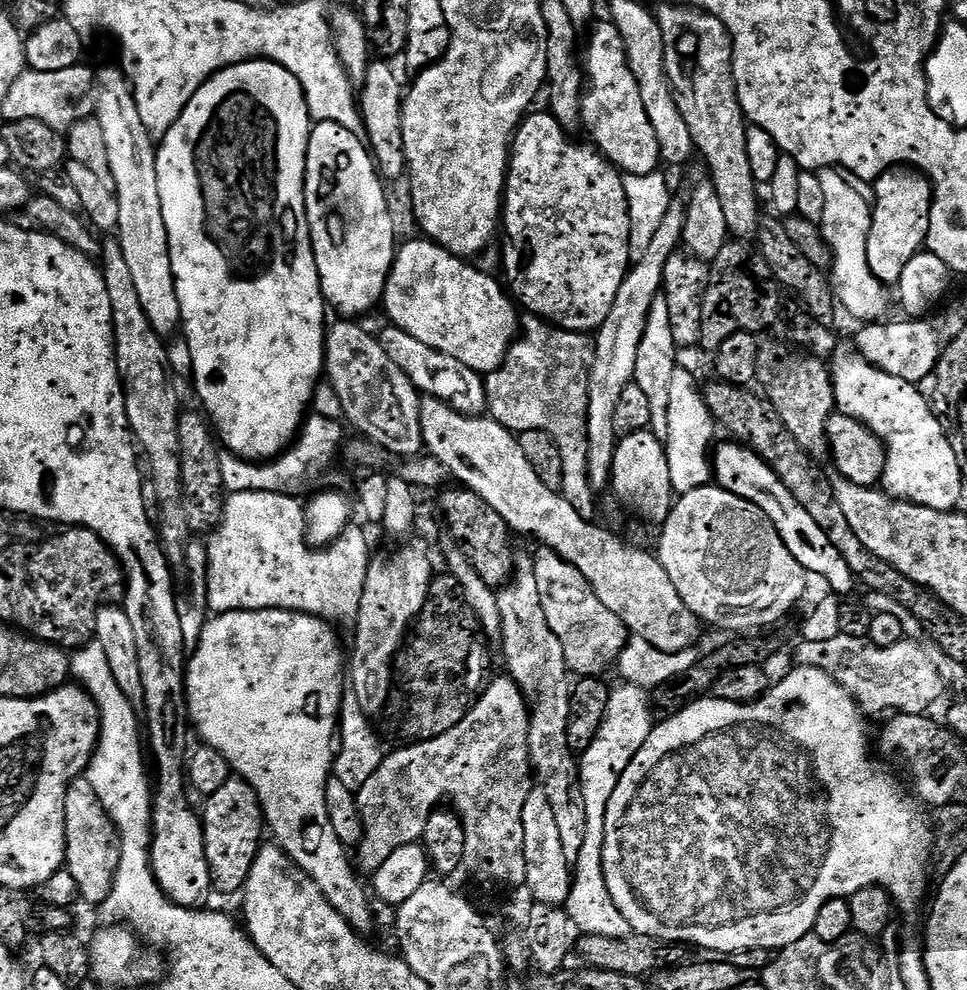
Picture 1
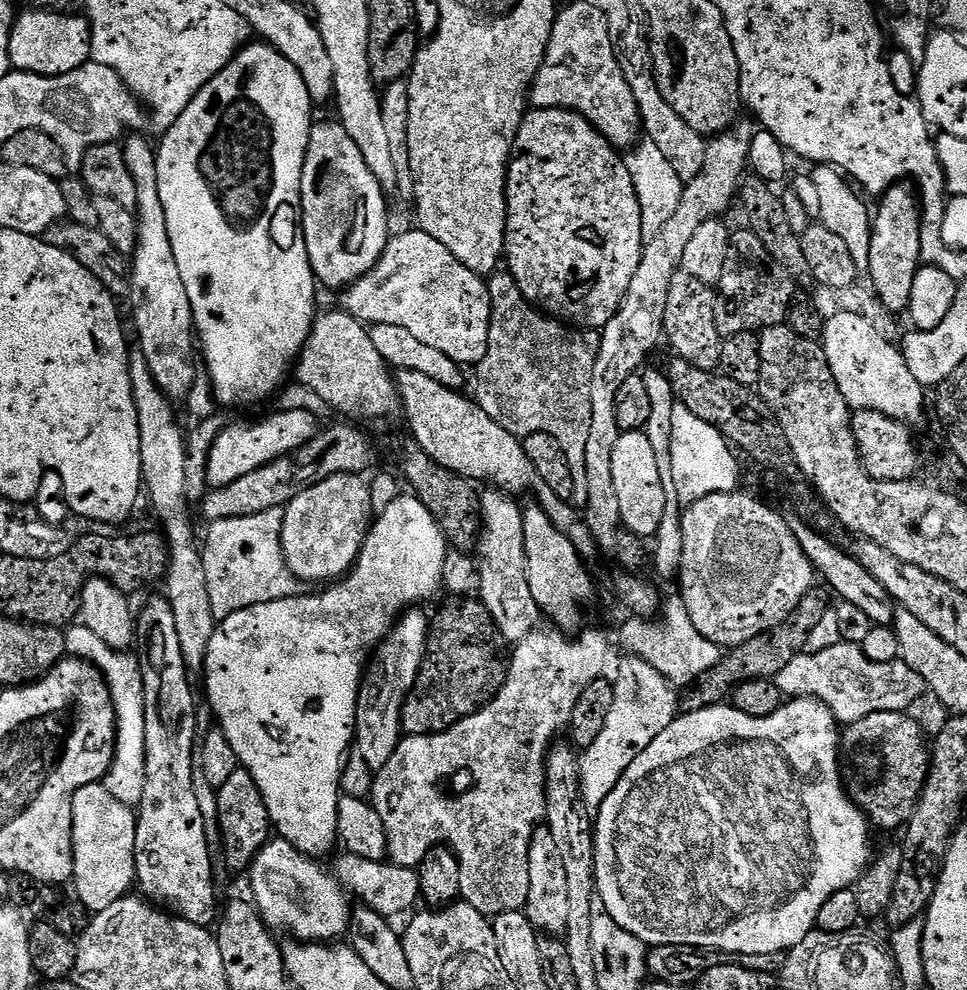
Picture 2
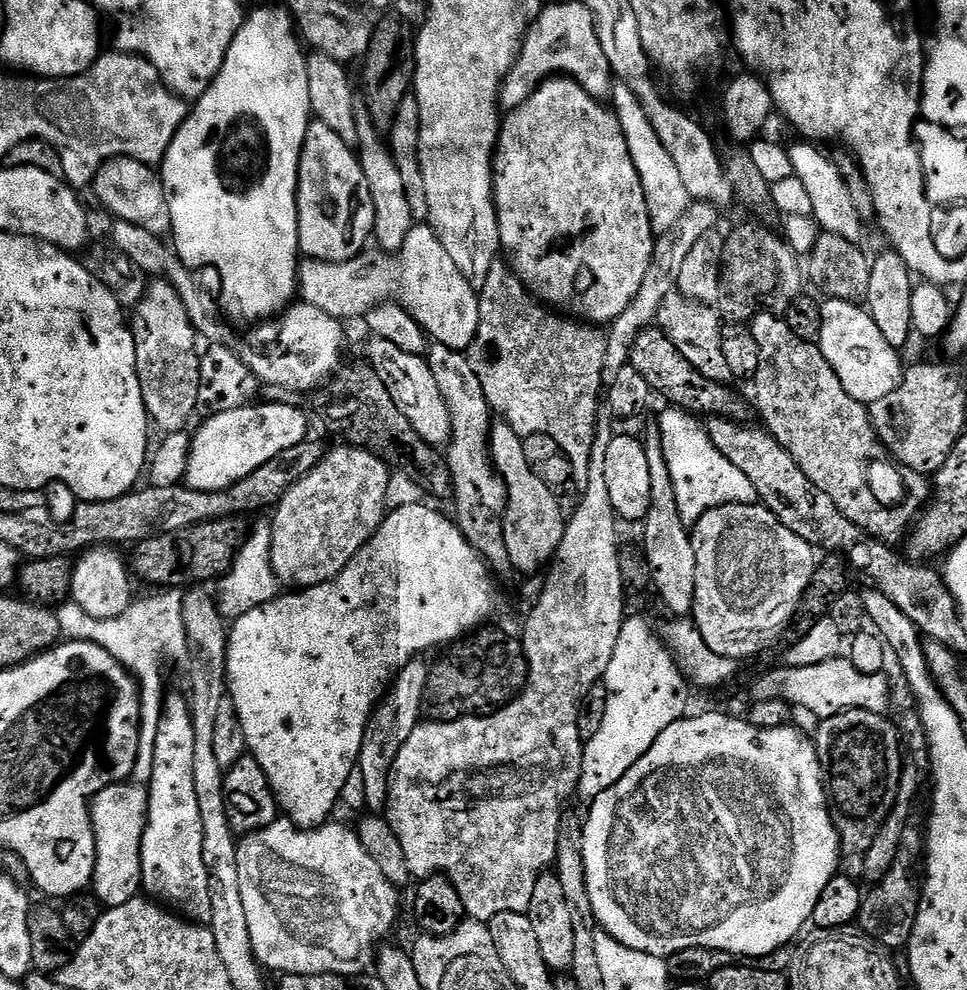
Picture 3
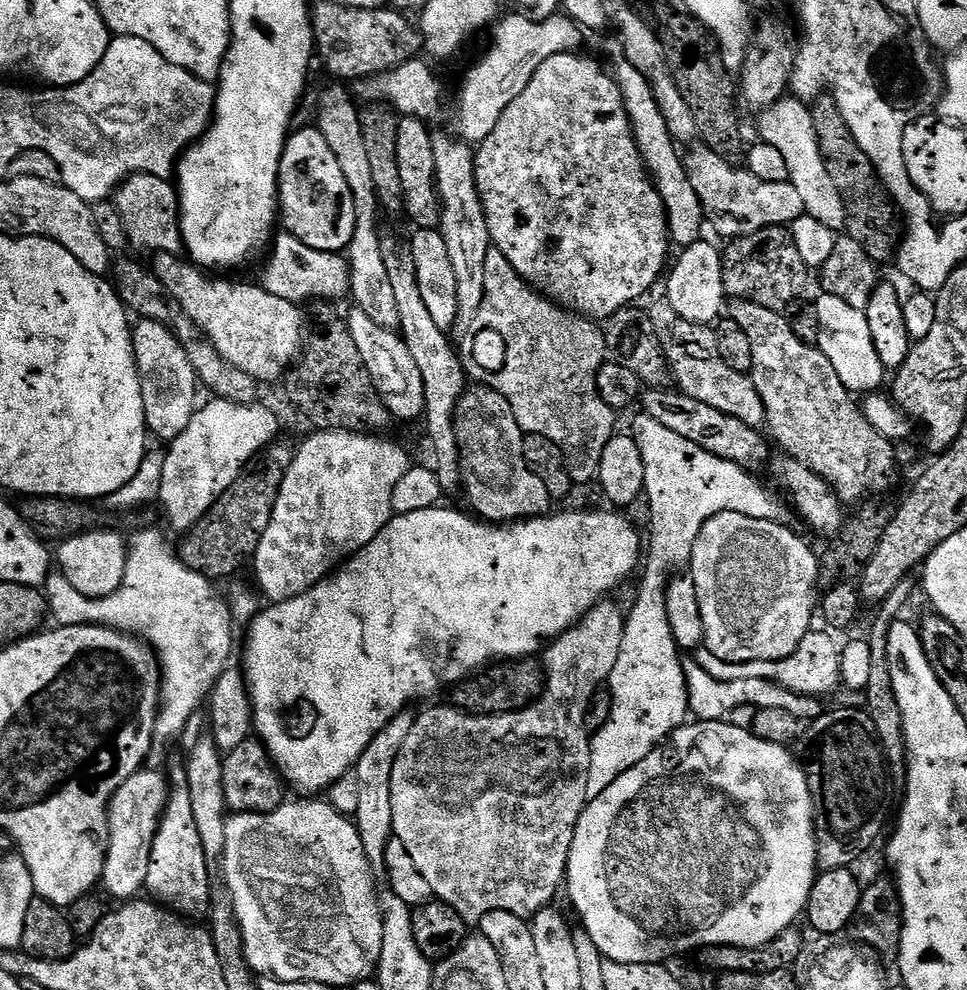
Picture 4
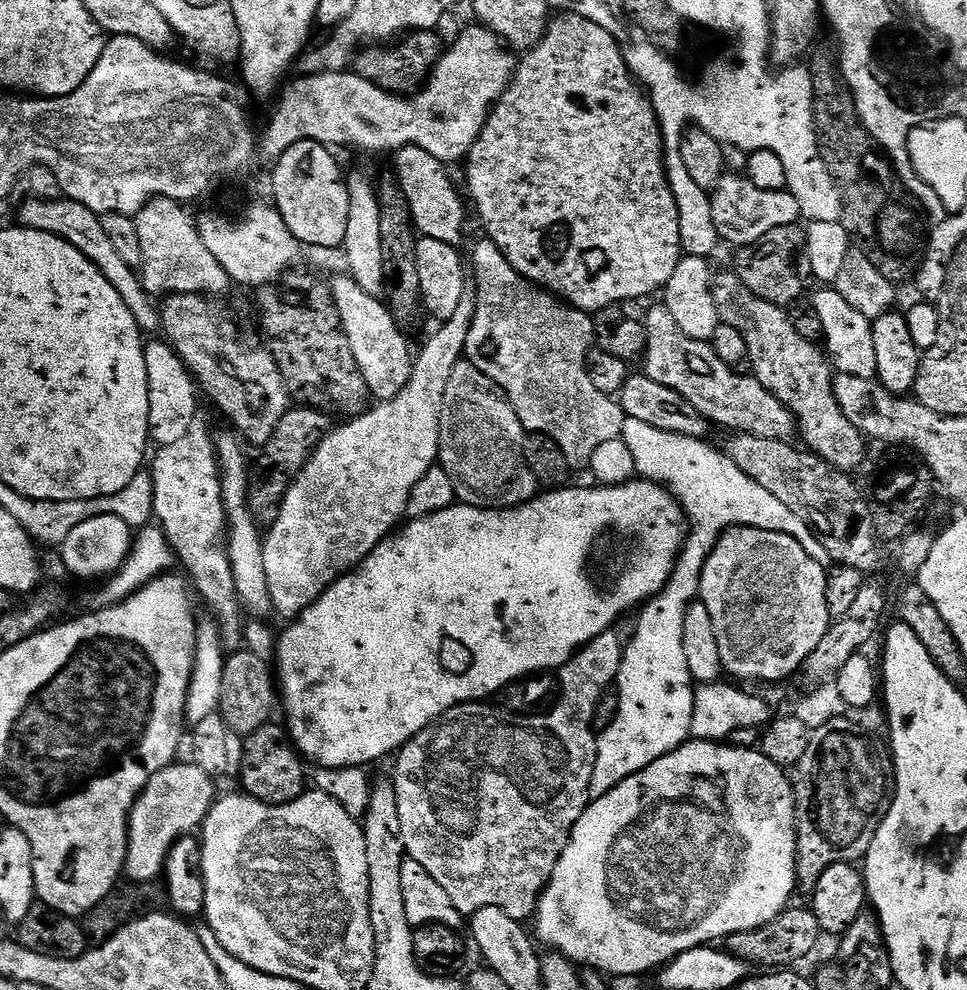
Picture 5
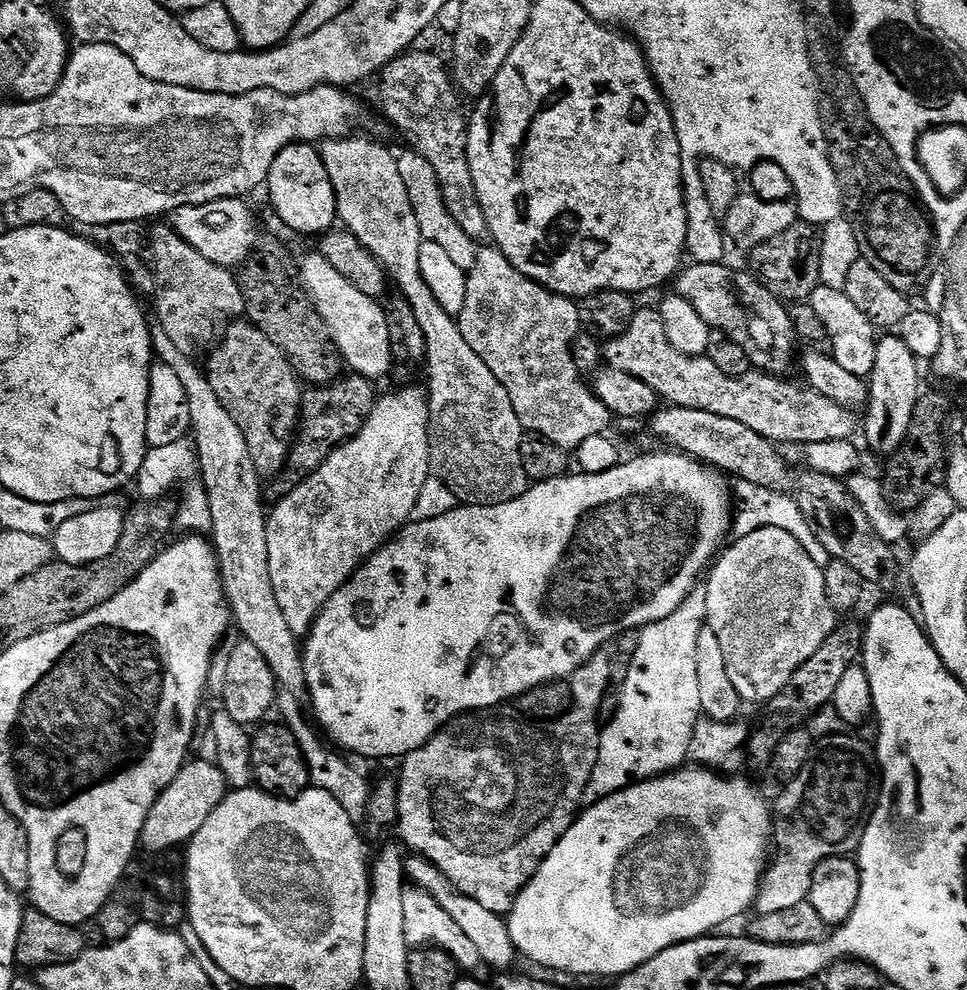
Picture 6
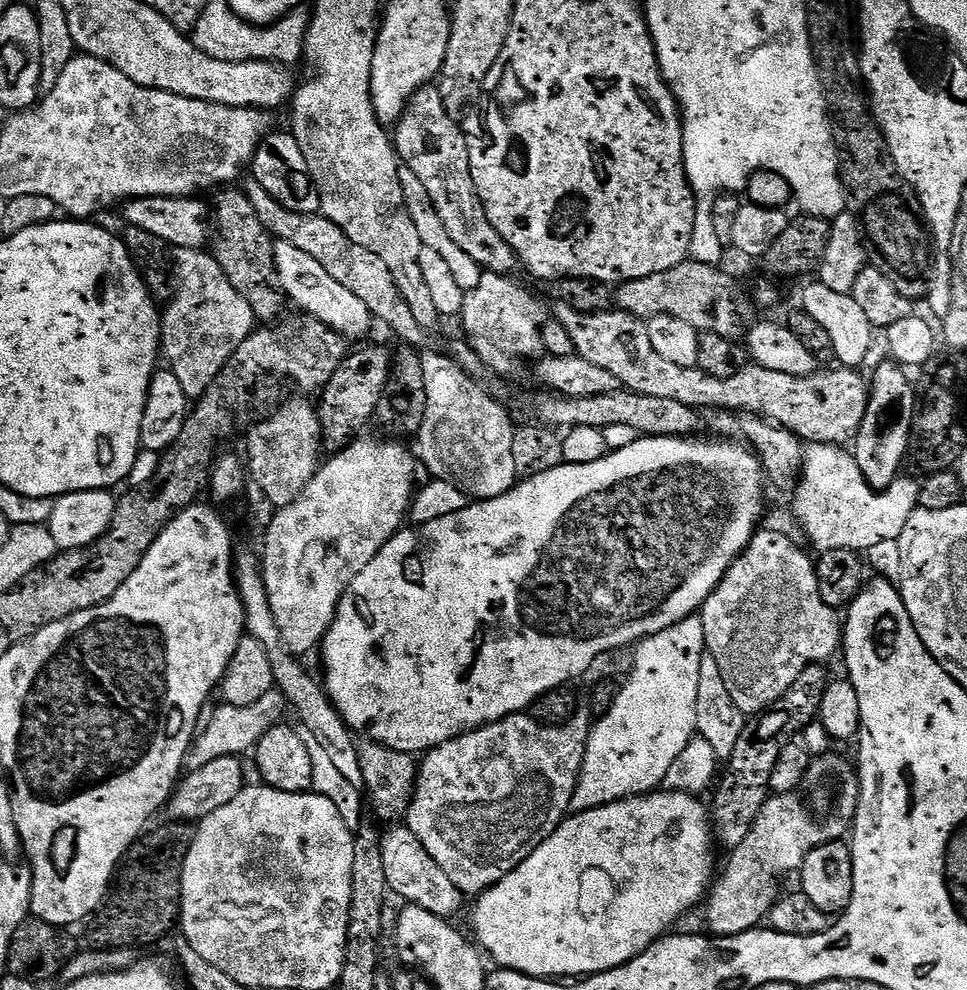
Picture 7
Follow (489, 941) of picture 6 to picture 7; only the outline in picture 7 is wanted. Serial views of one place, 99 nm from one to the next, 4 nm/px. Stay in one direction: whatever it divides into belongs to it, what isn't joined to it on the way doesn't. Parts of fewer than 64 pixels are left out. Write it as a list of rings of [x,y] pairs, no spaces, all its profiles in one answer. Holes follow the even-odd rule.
[[[392,826],[385,836],[382,836],[380,857],[382,870],[386,872],[388,891],[393,897],[401,896],[404,904],[417,904],[422,910],[430,910],[430,914],[438,914],[445,918],[456,918],[460,907],[466,903],[464,893],[446,878],[446,872],[426,854],[422,842],[418,842],[416,835],[407,826]]]

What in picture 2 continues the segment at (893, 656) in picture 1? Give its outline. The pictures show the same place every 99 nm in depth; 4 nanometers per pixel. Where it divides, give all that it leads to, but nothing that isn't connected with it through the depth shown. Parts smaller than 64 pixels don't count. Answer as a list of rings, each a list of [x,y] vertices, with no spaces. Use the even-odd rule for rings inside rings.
[[[843,642],[830,646],[821,652],[800,652],[774,678],[778,690],[788,698],[811,698],[825,704],[841,725],[847,726],[866,718],[875,712],[904,712],[926,692],[924,680],[915,673],[902,659],[897,658],[890,663],[870,662],[859,644]]]

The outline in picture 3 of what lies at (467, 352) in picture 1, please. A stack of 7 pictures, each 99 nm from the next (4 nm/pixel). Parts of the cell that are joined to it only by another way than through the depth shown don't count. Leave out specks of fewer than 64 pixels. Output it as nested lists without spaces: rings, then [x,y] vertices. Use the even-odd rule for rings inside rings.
[[[417,223],[410,230],[398,259],[400,259],[400,264],[389,253],[379,250],[365,250],[359,256],[355,256],[353,260],[334,262],[333,264],[321,260],[305,259],[298,268],[299,299],[310,306],[318,306],[318,310],[326,310],[326,314],[330,314],[335,320],[349,322],[348,320],[354,319],[355,316],[363,317],[377,304],[395,298],[400,307],[420,323],[425,337],[446,346],[452,352],[467,350],[478,330],[478,292],[477,289],[470,286],[470,282],[466,282],[466,278],[458,270],[458,266],[454,266],[450,254],[446,254],[446,246],[442,246],[442,242],[436,237],[436,231],[427,223]]]

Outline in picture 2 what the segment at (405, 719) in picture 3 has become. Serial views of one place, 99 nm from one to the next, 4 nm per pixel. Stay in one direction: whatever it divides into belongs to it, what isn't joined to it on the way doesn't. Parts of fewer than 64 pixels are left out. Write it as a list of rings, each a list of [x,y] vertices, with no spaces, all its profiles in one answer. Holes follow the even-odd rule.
[[[413,606],[407,609],[388,631],[388,637],[371,653],[365,674],[360,679],[354,750],[374,774],[380,772],[386,762],[390,762],[394,750],[400,745],[404,732],[402,710],[410,690],[415,686],[412,676],[418,676],[416,664],[424,661],[420,652],[428,655],[428,637],[424,634],[424,622],[428,618],[429,613],[423,607]]]

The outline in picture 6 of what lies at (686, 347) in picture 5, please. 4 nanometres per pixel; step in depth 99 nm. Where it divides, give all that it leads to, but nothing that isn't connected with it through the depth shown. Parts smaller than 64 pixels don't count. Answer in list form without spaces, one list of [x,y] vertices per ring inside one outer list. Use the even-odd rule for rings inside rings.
[[[641,307],[637,310],[627,330],[603,345],[602,356],[607,367],[641,379],[656,392],[661,401],[669,405],[688,407],[690,410],[704,410],[709,414],[718,414],[721,418],[742,422],[744,426],[748,426],[762,438],[772,441],[776,446],[782,446],[782,444],[805,446],[816,442],[830,442],[832,439],[847,440],[850,436],[849,409],[836,405],[830,398],[823,397],[809,386],[796,389],[790,381],[784,380],[788,378],[759,370],[749,370],[744,376],[727,376],[722,374],[722,370],[718,370],[718,366],[714,366],[714,362],[710,362],[707,356],[687,356],[674,350],[674,346],[670,346],[666,338],[660,313],[655,307]]]

